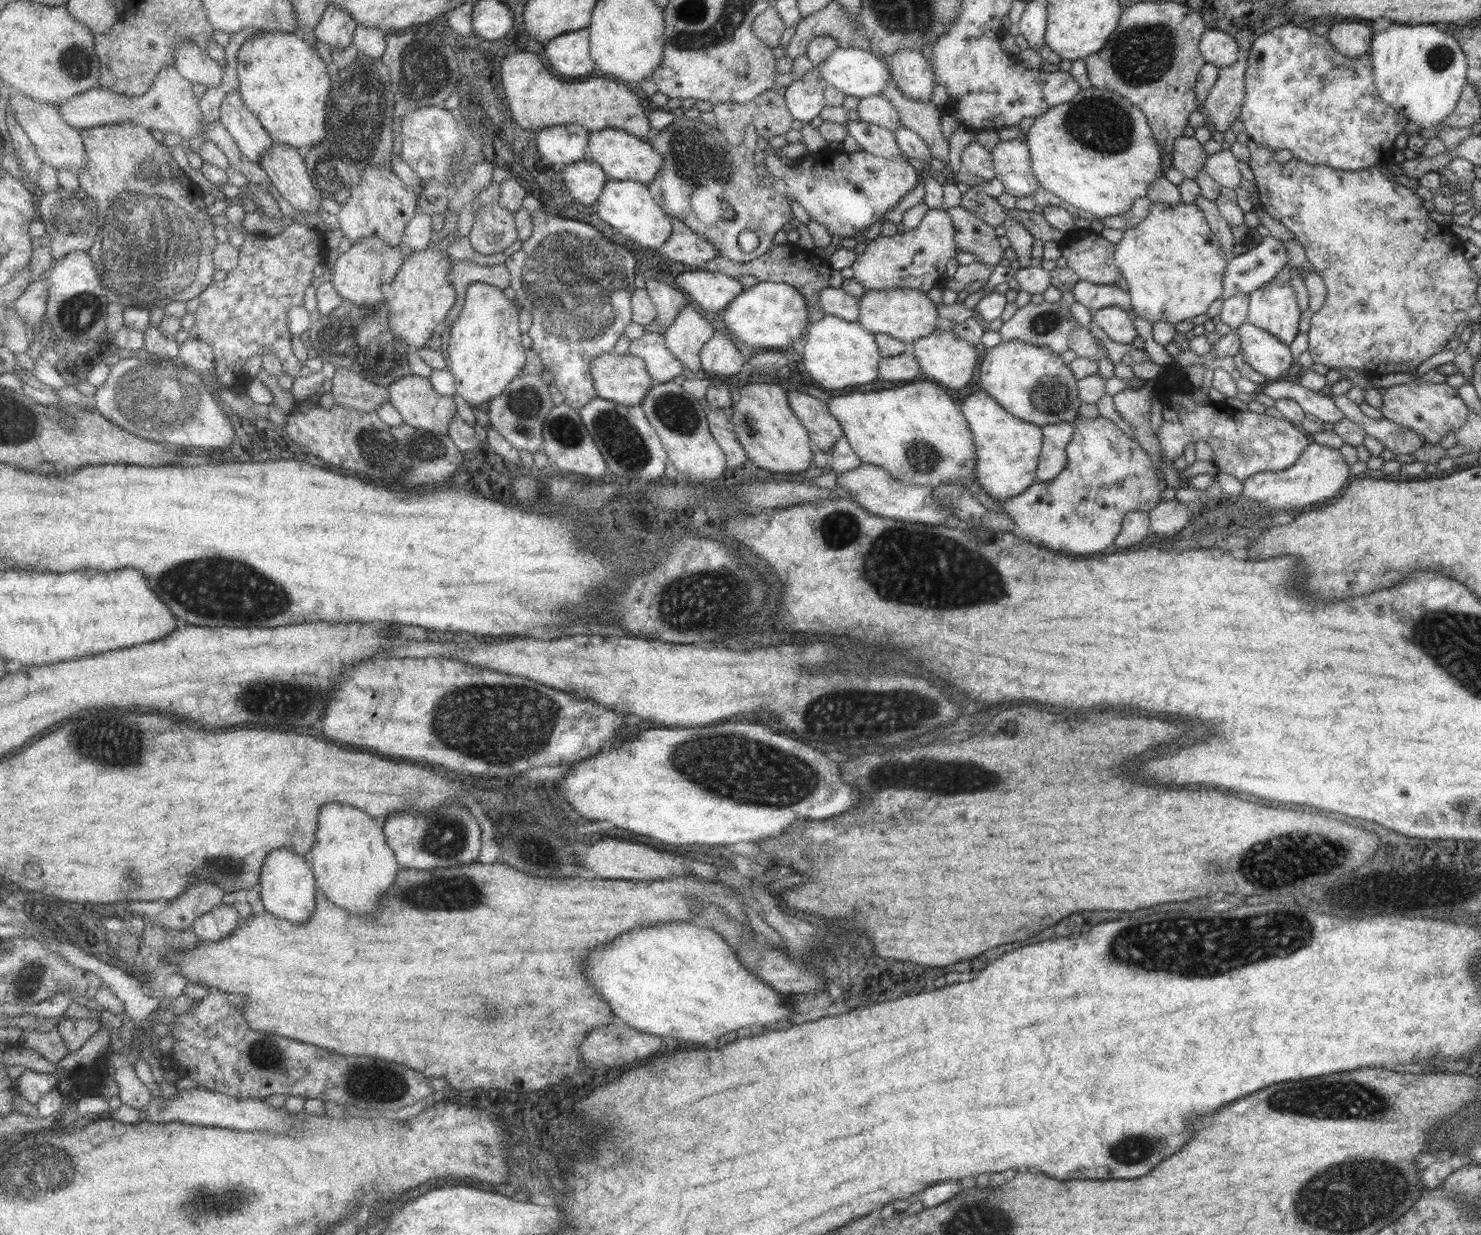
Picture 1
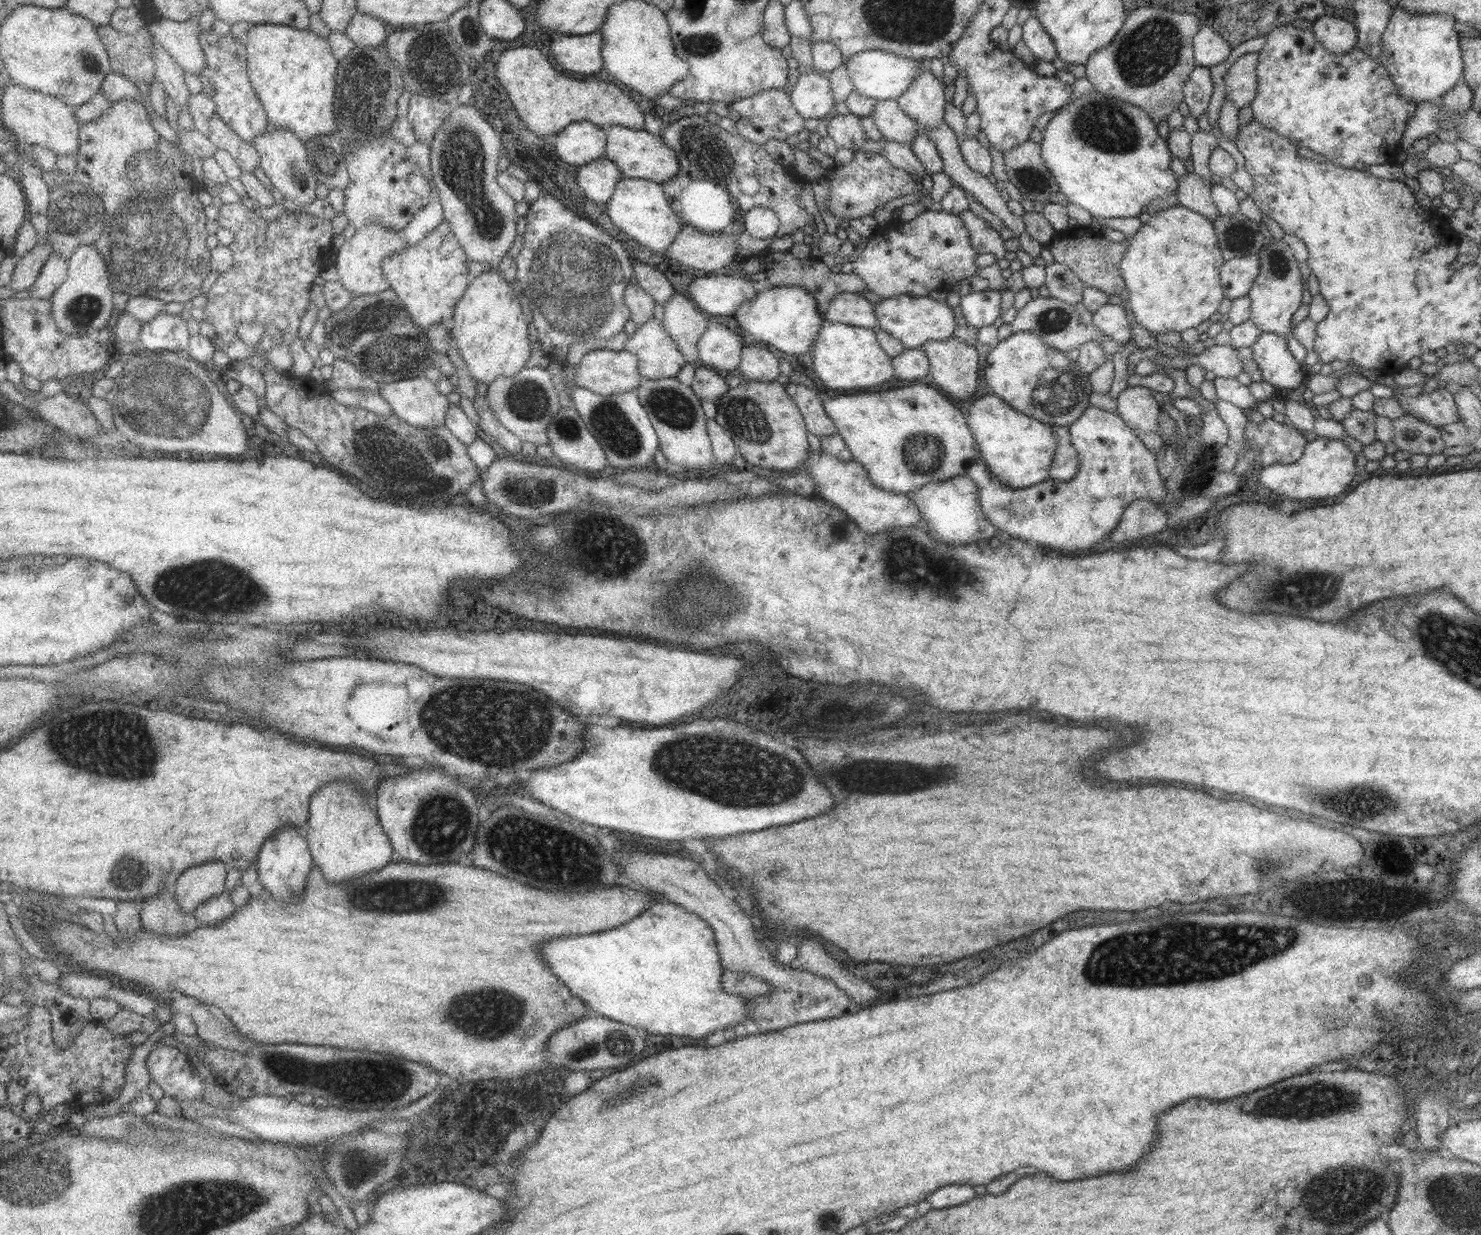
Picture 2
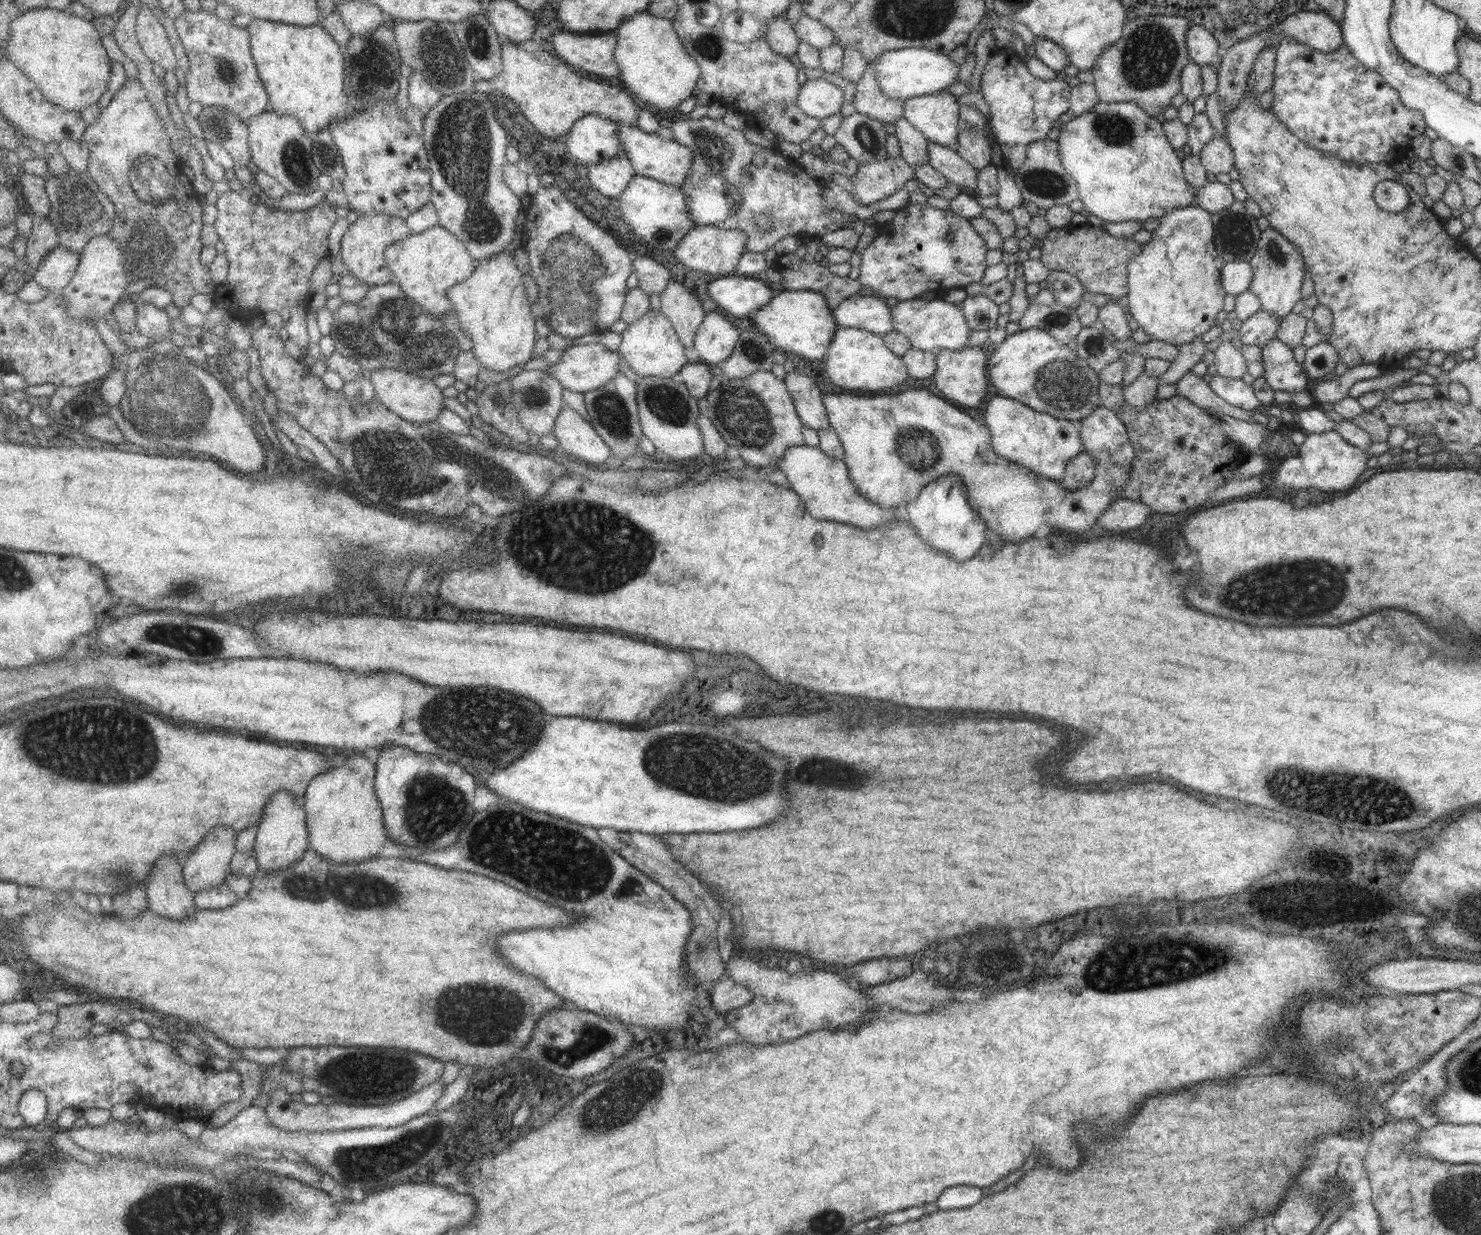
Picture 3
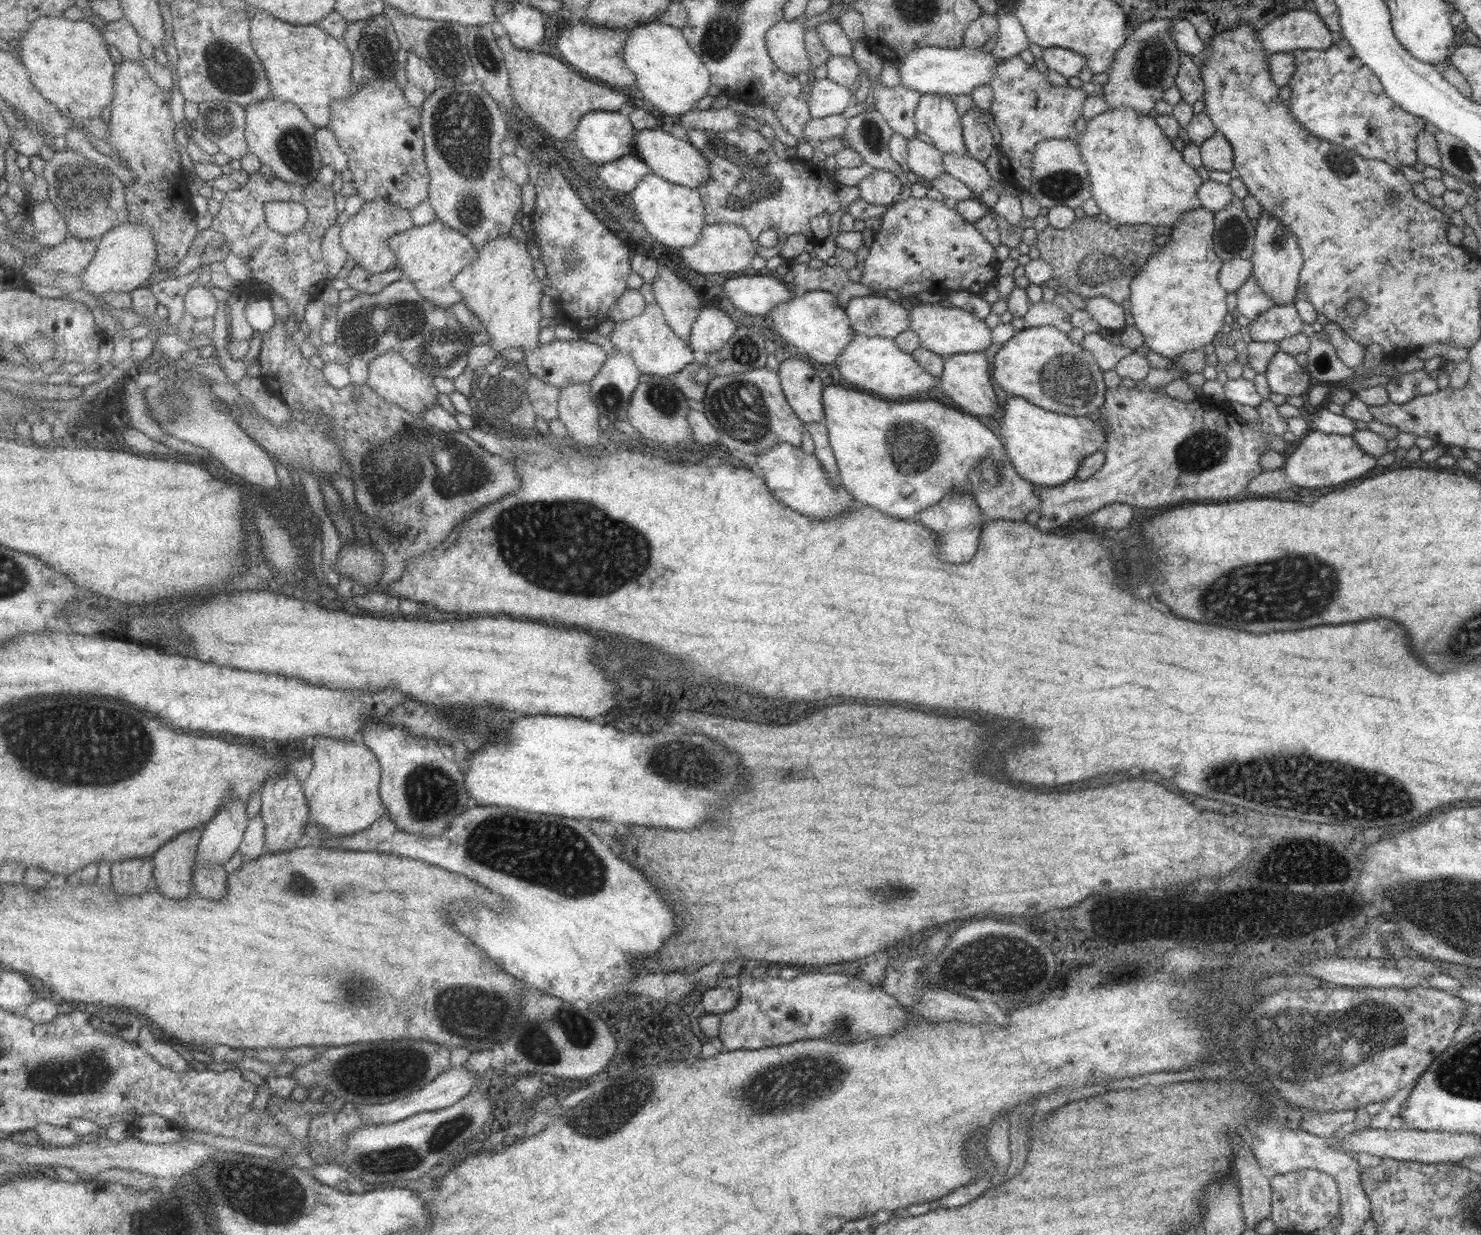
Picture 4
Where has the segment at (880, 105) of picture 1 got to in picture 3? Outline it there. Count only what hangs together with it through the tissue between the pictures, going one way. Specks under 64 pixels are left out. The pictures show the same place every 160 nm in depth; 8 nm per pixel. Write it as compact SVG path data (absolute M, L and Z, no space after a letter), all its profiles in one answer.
M903 117L893 124L895 133L893 136L897 139L900 157L913 169L918 164L927 164L927 140L921 132L909 124Z

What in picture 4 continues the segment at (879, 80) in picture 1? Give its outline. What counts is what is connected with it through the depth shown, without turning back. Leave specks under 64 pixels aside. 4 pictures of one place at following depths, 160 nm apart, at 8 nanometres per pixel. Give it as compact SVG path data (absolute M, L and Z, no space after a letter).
M925 46L906 54L903 59L895 61L901 86L910 88L920 94L971 94L973 88L987 85L993 77L998 62L993 55L980 48L960 47L947 49L944 47Z

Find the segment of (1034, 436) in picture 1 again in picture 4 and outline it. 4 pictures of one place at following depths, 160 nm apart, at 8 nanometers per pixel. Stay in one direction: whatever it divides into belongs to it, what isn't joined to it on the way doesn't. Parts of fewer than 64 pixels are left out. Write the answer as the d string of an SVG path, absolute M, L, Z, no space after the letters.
M1009 396L1003 406L1003 417L998 421L999 438L1005 449L1008 459L1011 461L1015 473L1033 485L1043 487L1059 486L1073 479L1081 461L1090 454L1103 448L1106 441L1102 426L1096 421L1096 415L1087 417L1073 417L1066 414L1043 410L1021 397Z

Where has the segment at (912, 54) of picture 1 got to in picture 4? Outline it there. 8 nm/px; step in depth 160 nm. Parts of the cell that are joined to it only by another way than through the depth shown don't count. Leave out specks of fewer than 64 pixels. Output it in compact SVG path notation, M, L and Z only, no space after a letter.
M933 93L921 94L914 110L916 133L923 133L931 139L931 145L939 152L949 155L965 156L960 116L950 99L938 97Z

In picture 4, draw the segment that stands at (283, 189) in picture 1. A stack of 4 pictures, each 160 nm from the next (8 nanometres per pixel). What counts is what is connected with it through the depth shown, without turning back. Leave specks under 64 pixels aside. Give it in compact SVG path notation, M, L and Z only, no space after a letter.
M273 98L249 104L246 113L248 146L262 164L269 166L275 176L293 184L307 186L318 180L324 166L320 151L317 150L316 136L319 128L297 104Z

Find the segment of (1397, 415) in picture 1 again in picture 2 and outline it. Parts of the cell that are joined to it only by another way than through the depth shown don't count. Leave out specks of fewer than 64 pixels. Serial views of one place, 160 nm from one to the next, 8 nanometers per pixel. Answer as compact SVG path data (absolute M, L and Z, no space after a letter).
M1444 388L1417 396L1405 396L1392 391L1392 397L1406 410L1406 414L1437 428L1459 418L1452 394Z

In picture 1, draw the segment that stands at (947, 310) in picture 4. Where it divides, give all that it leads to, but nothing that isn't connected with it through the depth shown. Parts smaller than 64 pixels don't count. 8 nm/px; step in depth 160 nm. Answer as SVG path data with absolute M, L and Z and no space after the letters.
M884 289L864 291L858 298L856 320L871 334L888 334L909 346L917 338L929 336L936 328L937 307L923 292L912 289Z

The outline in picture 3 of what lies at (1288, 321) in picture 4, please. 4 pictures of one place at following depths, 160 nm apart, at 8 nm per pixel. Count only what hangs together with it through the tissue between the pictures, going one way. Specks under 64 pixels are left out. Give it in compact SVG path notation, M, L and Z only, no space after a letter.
M1259 310L1241 323L1238 338L1242 344L1263 347L1276 338L1276 330L1281 321L1282 318L1275 317L1273 313Z

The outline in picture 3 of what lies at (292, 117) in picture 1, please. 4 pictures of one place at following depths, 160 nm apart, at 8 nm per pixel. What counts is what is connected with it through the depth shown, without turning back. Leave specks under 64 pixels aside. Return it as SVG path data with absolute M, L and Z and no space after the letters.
M256 18L247 28L261 80L273 102L272 110L297 116L305 130L314 134L331 126L333 121L344 121L348 117L346 53L321 24L301 27Z

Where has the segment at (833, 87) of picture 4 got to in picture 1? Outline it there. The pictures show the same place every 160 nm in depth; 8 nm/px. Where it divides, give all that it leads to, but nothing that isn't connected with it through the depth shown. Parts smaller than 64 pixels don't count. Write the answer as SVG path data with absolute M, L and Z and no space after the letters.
M817 67L807 70L795 82L791 82L783 94L791 116L804 123L818 116L824 106L823 93L826 85Z

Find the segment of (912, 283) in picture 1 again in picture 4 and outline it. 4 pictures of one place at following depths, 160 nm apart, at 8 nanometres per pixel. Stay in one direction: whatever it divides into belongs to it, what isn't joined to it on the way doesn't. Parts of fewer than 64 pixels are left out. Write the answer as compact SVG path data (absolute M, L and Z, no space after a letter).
M902 195L890 206L885 207L880 216L877 233L874 234L866 259L859 265L863 286L875 292L893 290L909 297L928 288L945 288L951 291L969 291L979 295L981 289L997 278L994 269L999 262L995 258L994 246L976 229L974 223L967 222L955 209L948 208L941 201L931 198L915 198Z

